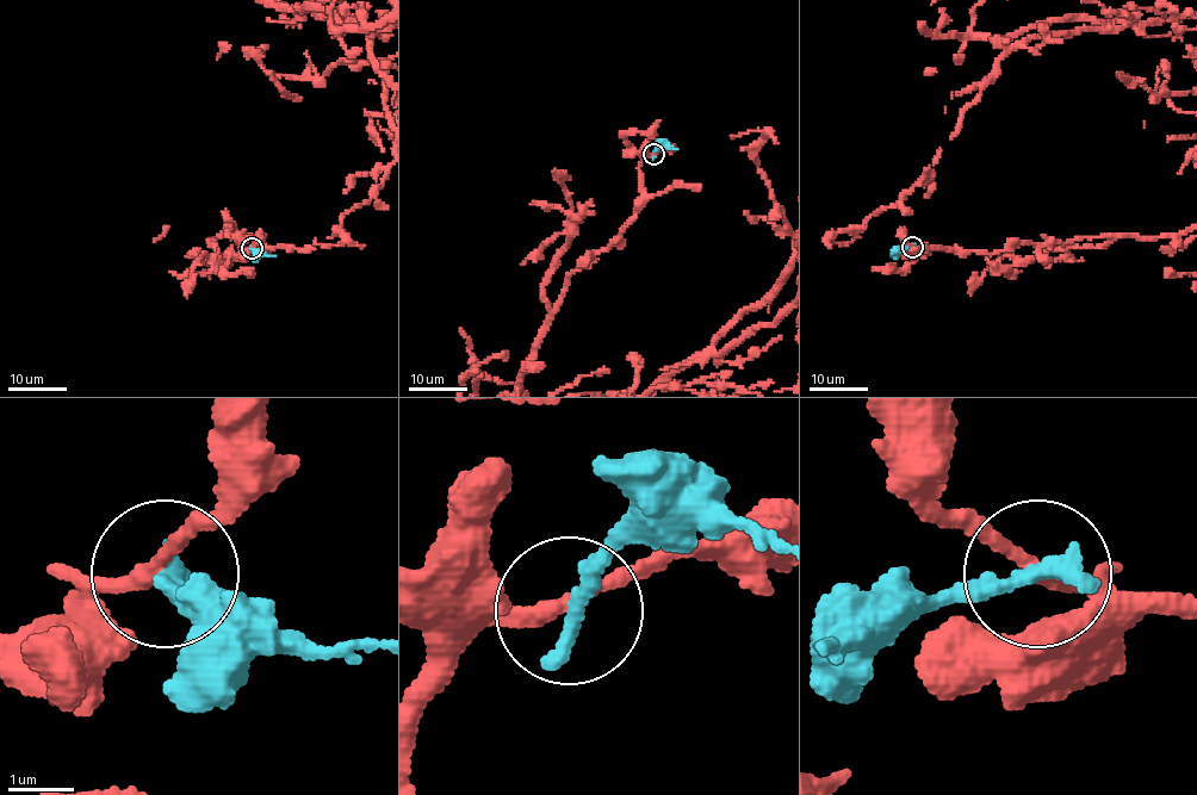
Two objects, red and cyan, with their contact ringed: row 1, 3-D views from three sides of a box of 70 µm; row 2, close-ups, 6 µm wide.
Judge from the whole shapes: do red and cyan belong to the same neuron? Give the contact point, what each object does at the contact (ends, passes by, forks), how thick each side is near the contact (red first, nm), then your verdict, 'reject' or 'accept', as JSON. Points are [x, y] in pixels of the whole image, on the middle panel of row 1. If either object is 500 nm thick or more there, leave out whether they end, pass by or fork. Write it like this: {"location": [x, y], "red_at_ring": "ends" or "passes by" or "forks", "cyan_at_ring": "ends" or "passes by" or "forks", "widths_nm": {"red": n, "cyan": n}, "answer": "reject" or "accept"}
{"location": [653, 154], "red_at_ring": "passes by", "cyan_at_ring": "ends", "widths_nm": {"red": 220, "cyan": 340}, "answer": "reject"}

